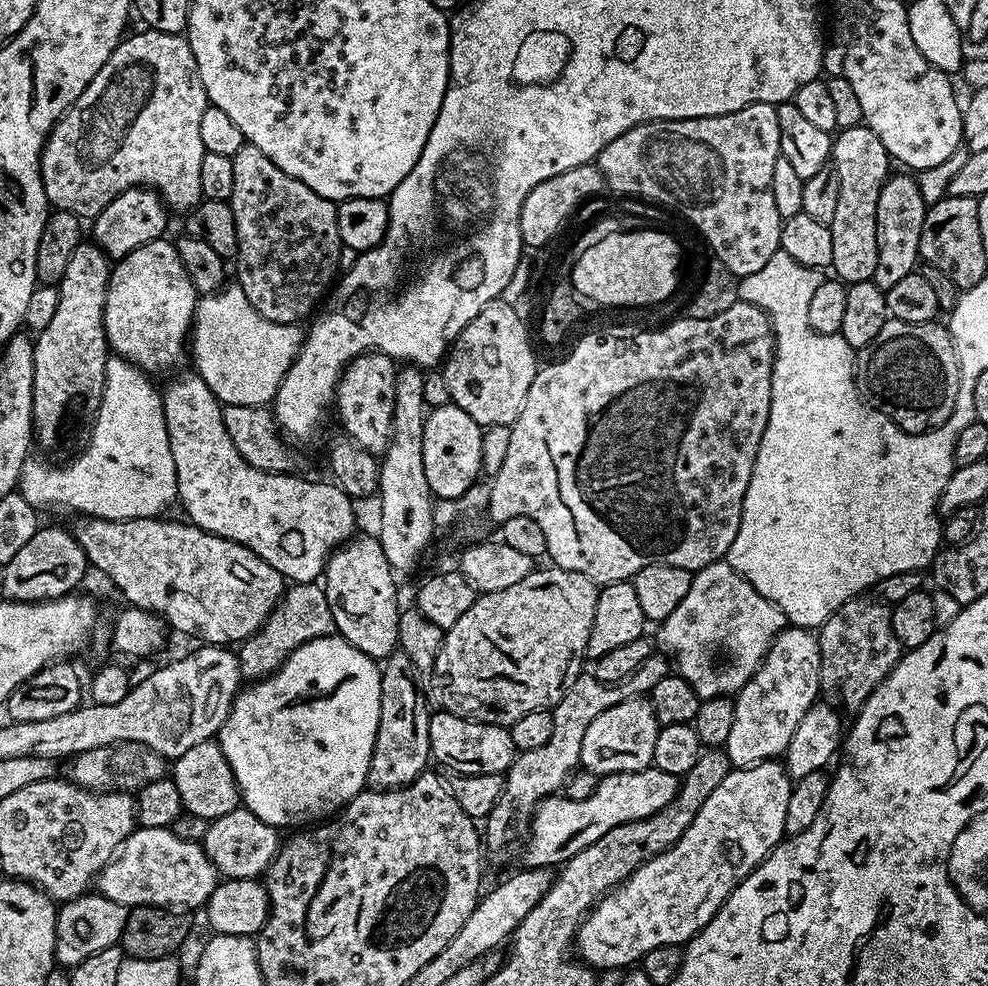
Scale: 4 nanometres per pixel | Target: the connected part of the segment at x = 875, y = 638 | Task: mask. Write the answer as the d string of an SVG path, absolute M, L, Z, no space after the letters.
M861 594L855 600L848 600L825 624L818 630L820 642L820 687L840 695L840 700L851 710L859 710L866 698L894 670L894 666L902 655L902 646L898 642L898 634L894 634L892 609L883 599L867 600L867 595Z

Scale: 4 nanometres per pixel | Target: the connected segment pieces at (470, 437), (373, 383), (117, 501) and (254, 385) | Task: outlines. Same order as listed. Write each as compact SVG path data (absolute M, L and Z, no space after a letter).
M451 402L433 407L424 418L424 437L422 438L422 462L426 462L426 482L430 482L433 497L441 500L457 501L470 490L472 484L477 483L482 476L483 462L482 425L474 422L466 410Z
M364 352L355 356L340 375L340 385L336 388L335 411L340 411L344 423L343 433L362 450L379 458L383 456L390 442L392 419L394 418L394 388L396 386L397 361L384 352Z
M119 358L109 359L104 365L104 397L100 403L100 408L96 411L96 422L92 425L91 433L88 437L86 450L81 451L73 464L64 464L61 468L55 468L52 464L47 464L44 460L35 460L29 458L24 462L24 468L20 472L20 482L18 491L26 498L26 502L30 502L33 508L43 510L43 508L69 508L72 512L80 512L81 517L87 518L97 516L103 520L137 520L138 518L146 518L147 516L159 517L160 512L168 503L177 499L176 494L176 471L174 470L174 462L170 454L170 446L168 445L168 431L166 430L166 422L164 421L164 406L162 403L161 393L156 392L156 388L151 384L149 377L141 372L135 364L128 363L127 360Z
M232 282L221 288L219 292L204 294L197 299L196 317L192 320L190 333L190 356L196 359L195 371L206 382L206 386L210 386L210 390L221 405L264 406L277 399L278 386L282 378L288 375L293 360L304 344L305 335L305 329L300 324L279 324L262 318L262 314L258 314L258 310L250 306L250 298L246 298L239 283Z

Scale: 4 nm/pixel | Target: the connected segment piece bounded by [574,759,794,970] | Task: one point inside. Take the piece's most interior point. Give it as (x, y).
(672, 897)

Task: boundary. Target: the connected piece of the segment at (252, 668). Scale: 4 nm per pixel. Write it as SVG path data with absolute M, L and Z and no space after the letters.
M293 583L285 587L283 596L266 618L264 625L248 636L238 648L240 658L240 674L245 681L263 680L277 672L286 662L286 658L298 646L310 642L314 638L331 636L336 632L336 623L330 614L330 606L326 602L326 594L319 583Z

